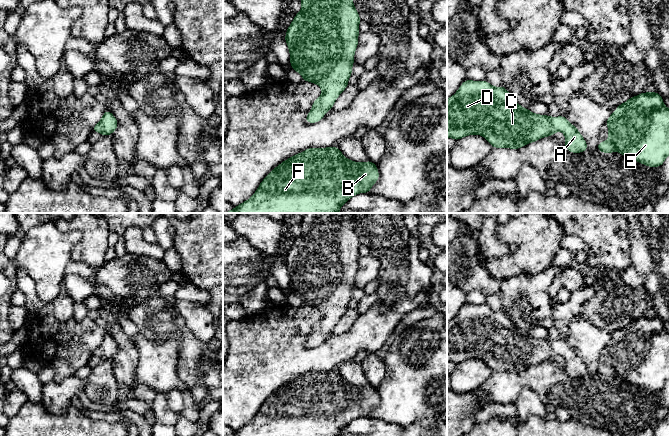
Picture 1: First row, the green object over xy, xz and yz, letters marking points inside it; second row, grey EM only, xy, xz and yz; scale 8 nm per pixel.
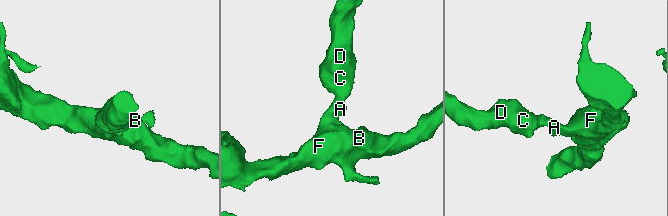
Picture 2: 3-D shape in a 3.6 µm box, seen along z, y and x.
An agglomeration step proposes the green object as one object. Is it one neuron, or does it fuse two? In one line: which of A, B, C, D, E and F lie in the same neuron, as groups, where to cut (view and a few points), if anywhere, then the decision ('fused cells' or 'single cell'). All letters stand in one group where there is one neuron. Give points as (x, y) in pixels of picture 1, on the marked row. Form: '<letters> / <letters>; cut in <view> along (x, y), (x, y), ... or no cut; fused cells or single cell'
A B C D E F; no cut; single cell

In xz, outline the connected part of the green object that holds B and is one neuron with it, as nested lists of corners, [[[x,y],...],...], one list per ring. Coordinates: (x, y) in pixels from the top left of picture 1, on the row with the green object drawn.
[[[310,147],[276,166],[260,183],[250,199],[223,213],[339,213],[342,205],[359,193],[369,193],[379,179],[376,164],[359,163],[344,157],[339,147]]]

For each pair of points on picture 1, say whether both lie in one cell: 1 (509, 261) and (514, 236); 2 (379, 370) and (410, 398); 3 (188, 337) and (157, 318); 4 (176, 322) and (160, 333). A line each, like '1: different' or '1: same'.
1: same
2: different
3: different
4: same

